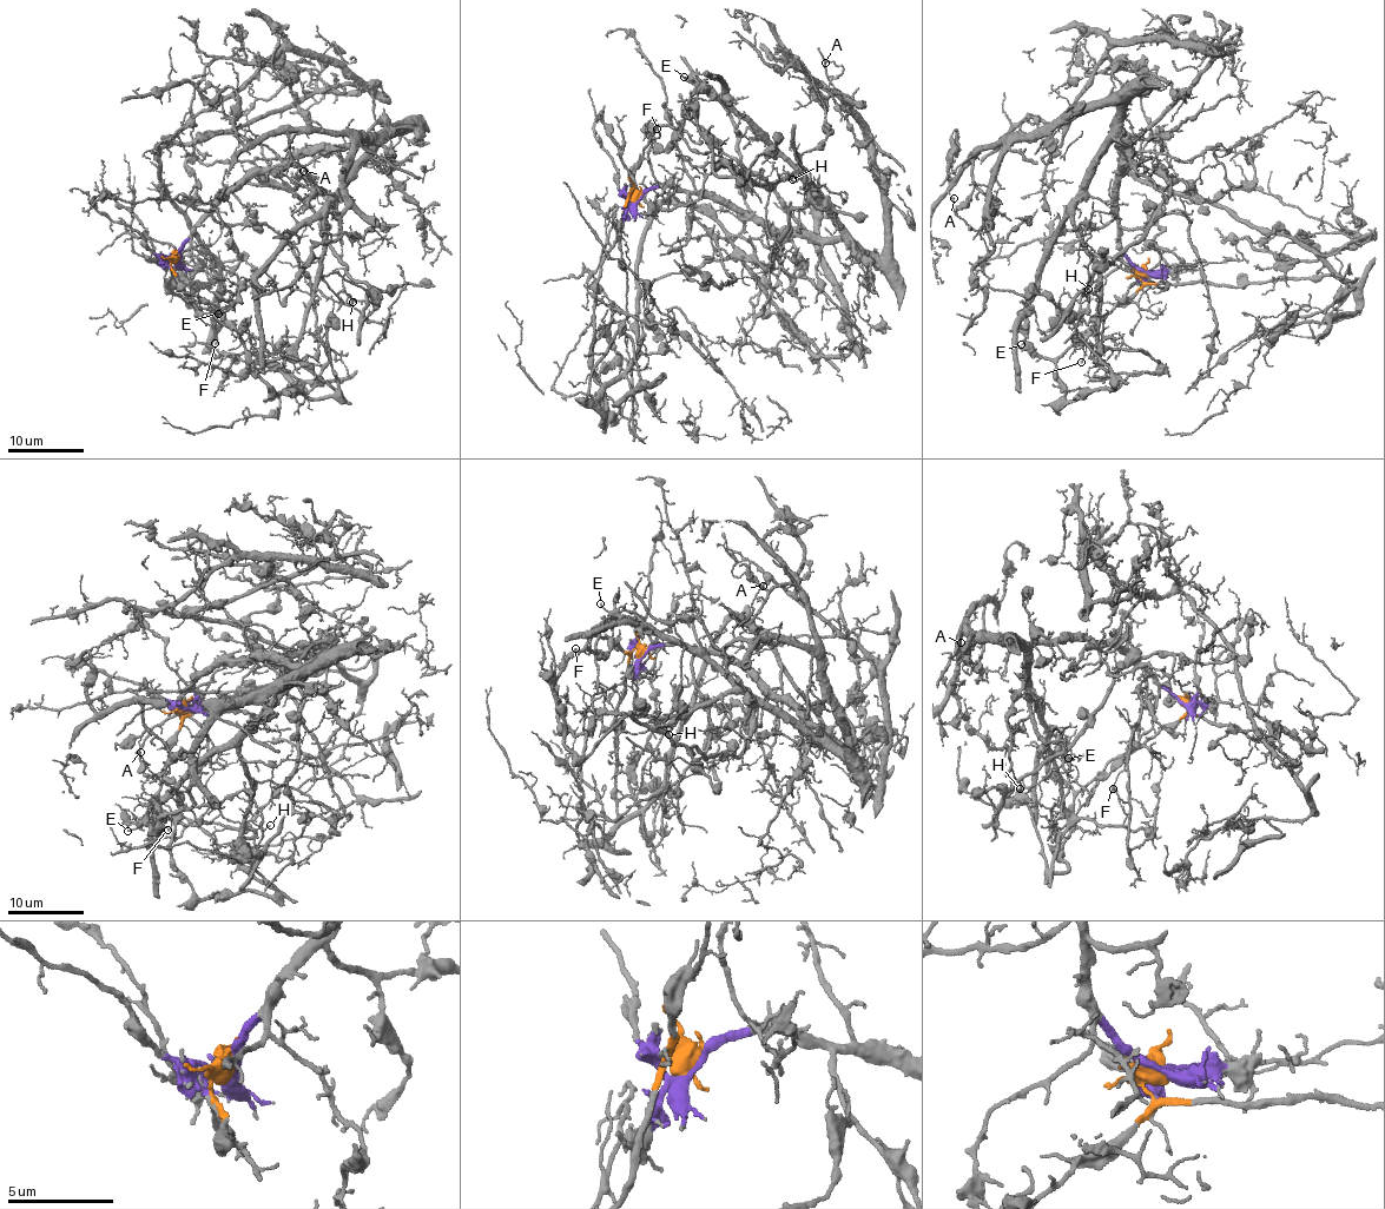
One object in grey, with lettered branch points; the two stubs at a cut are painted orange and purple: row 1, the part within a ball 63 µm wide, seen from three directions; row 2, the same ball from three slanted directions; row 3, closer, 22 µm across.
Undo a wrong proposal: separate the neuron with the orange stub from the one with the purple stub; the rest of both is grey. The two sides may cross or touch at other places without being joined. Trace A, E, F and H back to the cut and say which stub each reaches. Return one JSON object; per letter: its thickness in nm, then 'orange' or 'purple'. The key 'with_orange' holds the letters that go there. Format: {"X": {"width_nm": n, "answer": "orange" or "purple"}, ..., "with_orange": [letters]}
{"A": {"width_nm": 140, "answer": "purple"}, "E": {"width_nm": 100, "answer": "purple"}, "F": {"width_nm": 140, "answer": "orange"}, "H": {"width_nm": 140, "answer": "purple"}, "with_orange": ["F"]}

